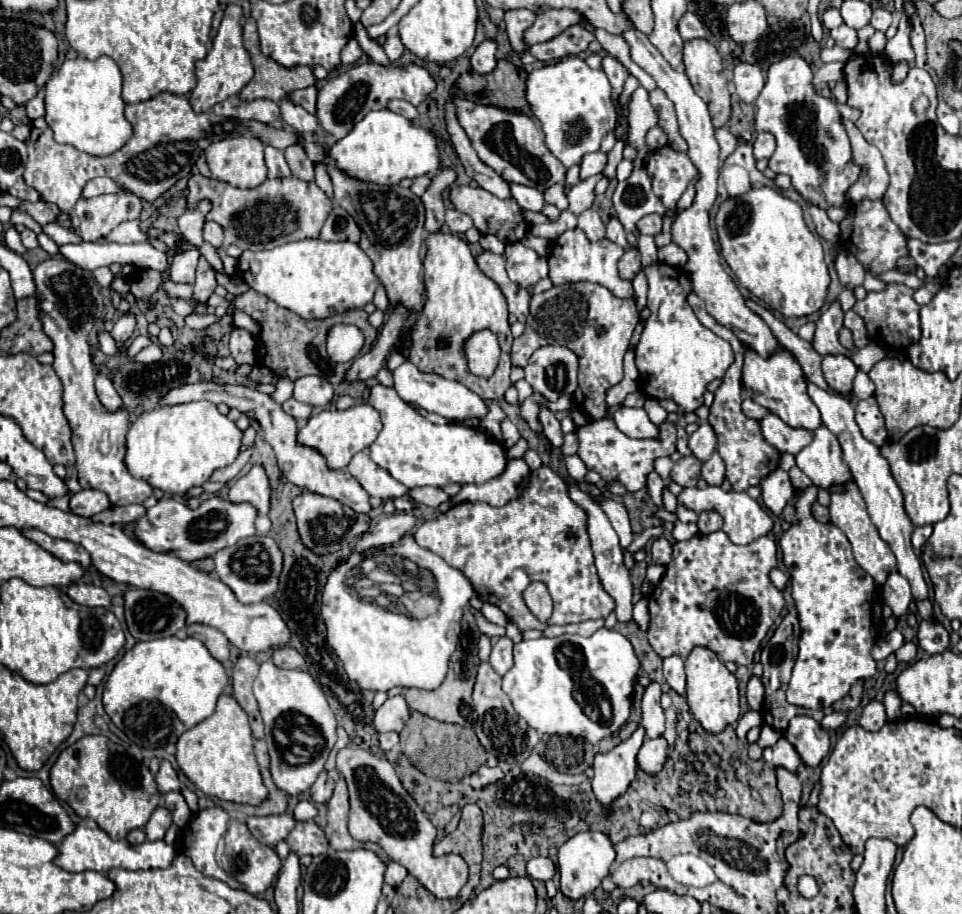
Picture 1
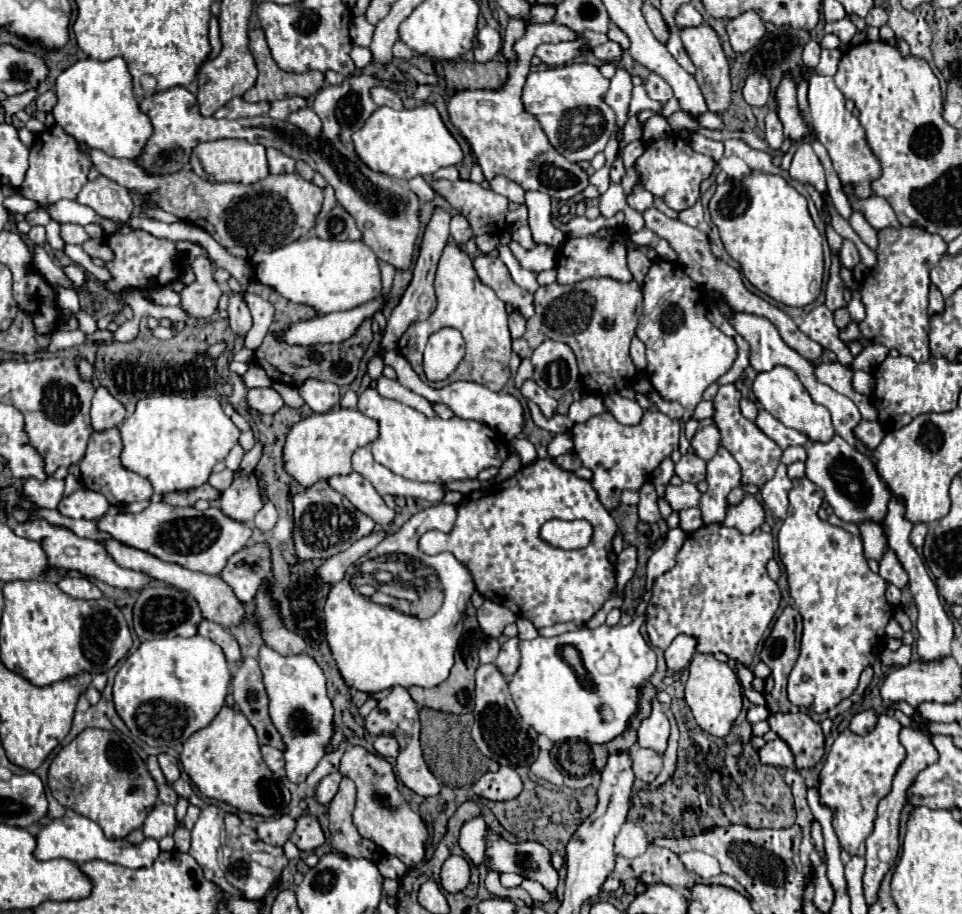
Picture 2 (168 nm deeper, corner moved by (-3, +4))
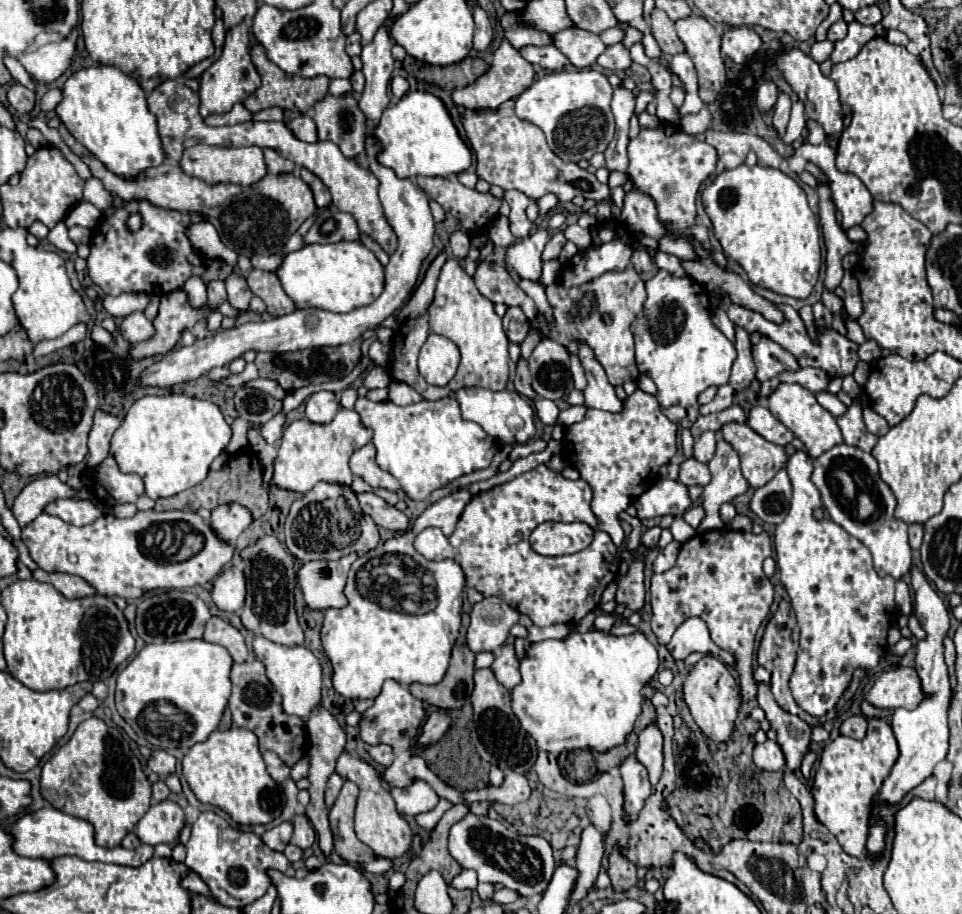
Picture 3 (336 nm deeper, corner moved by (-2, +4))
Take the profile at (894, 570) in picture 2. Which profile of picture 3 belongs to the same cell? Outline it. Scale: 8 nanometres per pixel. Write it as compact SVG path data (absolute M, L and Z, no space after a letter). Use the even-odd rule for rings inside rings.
M837 444L829 452L813 460L813 484L823 496L825 508L841 528L855 536L873 554L879 576L901 578L911 568L911 548L907 542L907 524L893 516L895 496L881 480L877 460L861 448Z

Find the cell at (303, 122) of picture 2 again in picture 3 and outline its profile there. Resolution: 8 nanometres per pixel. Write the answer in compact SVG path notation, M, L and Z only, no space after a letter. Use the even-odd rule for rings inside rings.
M299 114L295 120L289 122L289 130L295 134L295 138L303 142L317 142L317 128L311 116Z

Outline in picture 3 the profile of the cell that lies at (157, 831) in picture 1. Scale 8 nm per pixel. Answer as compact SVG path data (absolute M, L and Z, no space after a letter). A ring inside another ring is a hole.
M173 800L157 802L149 812L137 822L135 834L143 844L173 844L185 826L183 808Z

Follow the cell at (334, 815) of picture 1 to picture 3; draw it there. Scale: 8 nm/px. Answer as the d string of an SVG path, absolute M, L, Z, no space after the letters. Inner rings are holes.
M345 782L329 810L329 823L334 838L334 850L345 862L371 862L375 860L373 850L363 844L353 830L353 814L357 804L359 788L353 782Z

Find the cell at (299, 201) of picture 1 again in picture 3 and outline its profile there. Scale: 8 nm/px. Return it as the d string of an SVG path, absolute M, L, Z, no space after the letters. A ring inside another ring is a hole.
M65 124L59 126L59 132L65 140L65 144L89 166L91 174L99 178L113 196L121 200L149 200L151 204L159 208L169 208L169 210L179 210L179 212L201 212L207 216L207 222L211 222L219 236L221 242L235 250L237 254L251 256L251 254L275 254L283 244L293 236L299 226L315 214L317 206L313 202L313 192L311 188L297 176L293 174L267 174L263 180L251 184L251 186L235 186L235 184L205 184L199 178L187 176L179 164L161 164L157 168L145 170L137 180L121 180L113 172L105 168L85 146L81 146L65 128Z

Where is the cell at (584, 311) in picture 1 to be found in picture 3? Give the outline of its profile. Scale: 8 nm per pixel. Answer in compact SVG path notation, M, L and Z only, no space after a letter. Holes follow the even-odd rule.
M627 266L621 272L605 272L603 276L585 282L575 288L565 288L561 284L551 284L545 288L549 304L555 312L555 326L545 322L539 314L535 324L543 330L543 336L549 336L563 344L571 354L575 354L575 344L585 340L593 350L597 360L607 372L607 378L613 386L621 386L627 380L637 380L639 370L633 358L633 334L631 322L643 310L643 302L647 298L645 284L635 272L633 266Z

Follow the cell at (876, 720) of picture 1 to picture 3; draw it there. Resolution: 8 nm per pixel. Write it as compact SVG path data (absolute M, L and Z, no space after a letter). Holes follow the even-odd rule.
M849 716L841 728L839 728L839 734L841 736L849 736L849 738L857 738L861 740L867 732L867 720L863 716Z

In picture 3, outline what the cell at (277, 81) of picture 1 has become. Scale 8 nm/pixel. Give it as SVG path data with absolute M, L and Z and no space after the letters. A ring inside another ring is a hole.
M257 44L251 48L251 60L257 68L257 72L261 74L261 88L255 92L255 98L259 102L259 110L265 110L265 108L271 108L271 106L279 106L283 110L291 110L291 112L301 112L305 114L315 102L323 100L327 96L327 86L329 86L329 78L327 76L315 76L315 78L301 78L301 76L293 76L293 74L287 74L283 72L281 68L277 68L277 64L273 64L263 46Z

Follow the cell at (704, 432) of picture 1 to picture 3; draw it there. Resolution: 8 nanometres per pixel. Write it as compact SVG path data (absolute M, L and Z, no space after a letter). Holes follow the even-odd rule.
M703 432L701 438L695 442L693 458L703 462L703 464L707 464L715 454L715 442L717 442L717 434L715 432Z

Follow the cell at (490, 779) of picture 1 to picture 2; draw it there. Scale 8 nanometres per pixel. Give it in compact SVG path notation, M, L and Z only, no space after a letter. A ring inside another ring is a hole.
M500 766L498 772L486 772L476 784L474 792L488 800L510 800L522 790L522 780L510 766Z

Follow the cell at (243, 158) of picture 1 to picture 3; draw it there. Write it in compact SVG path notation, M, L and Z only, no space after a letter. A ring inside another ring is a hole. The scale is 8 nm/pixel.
M197 144L197 146L191 146L183 152L179 164L181 164L181 170L185 174L195 176L195 178L199 178L207 184L231 182L231 184L239 184L239 186L251 186L267 174L267 168L265 168L265 162L263 162L263 150L259 146L223 148L223 146Z

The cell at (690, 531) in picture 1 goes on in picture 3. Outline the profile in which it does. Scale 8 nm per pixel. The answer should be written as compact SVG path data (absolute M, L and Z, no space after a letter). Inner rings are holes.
M673 540L665 550L661 550L655 564L653 564L653 570L655 572L665 572L665 570L673 568L673 564L677 560L677 554L679 554L679 548L681 548L681 544L677 540Z

